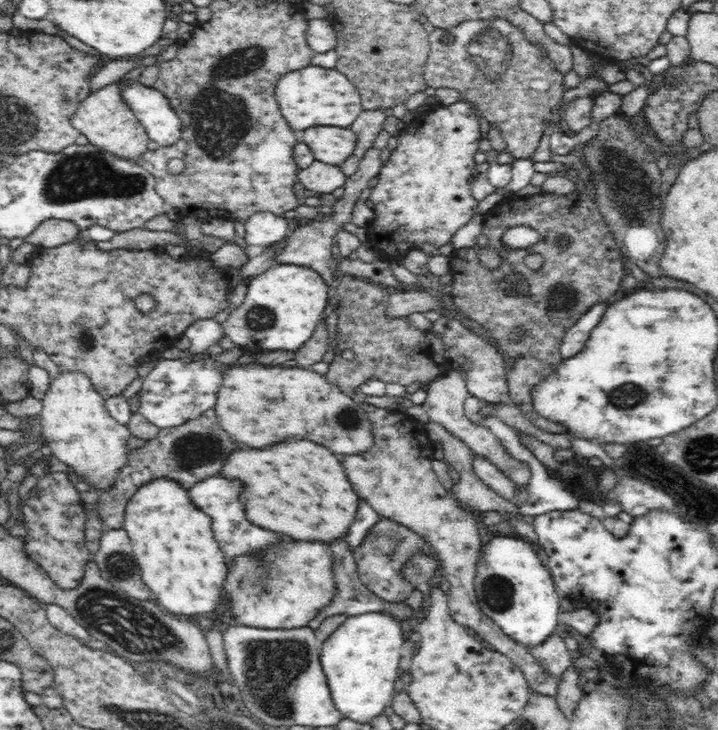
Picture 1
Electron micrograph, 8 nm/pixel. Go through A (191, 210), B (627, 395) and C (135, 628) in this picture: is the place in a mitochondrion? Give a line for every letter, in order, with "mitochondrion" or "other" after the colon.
A: other
B: mitochondrion
C: mitochondrion

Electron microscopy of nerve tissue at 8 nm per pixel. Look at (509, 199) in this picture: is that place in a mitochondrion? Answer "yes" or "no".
no

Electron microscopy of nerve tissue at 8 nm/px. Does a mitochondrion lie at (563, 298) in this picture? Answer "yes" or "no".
yes

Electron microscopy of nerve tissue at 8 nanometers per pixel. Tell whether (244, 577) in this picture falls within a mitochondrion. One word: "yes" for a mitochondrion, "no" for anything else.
yes

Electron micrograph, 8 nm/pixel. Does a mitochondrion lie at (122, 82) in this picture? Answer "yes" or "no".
no

